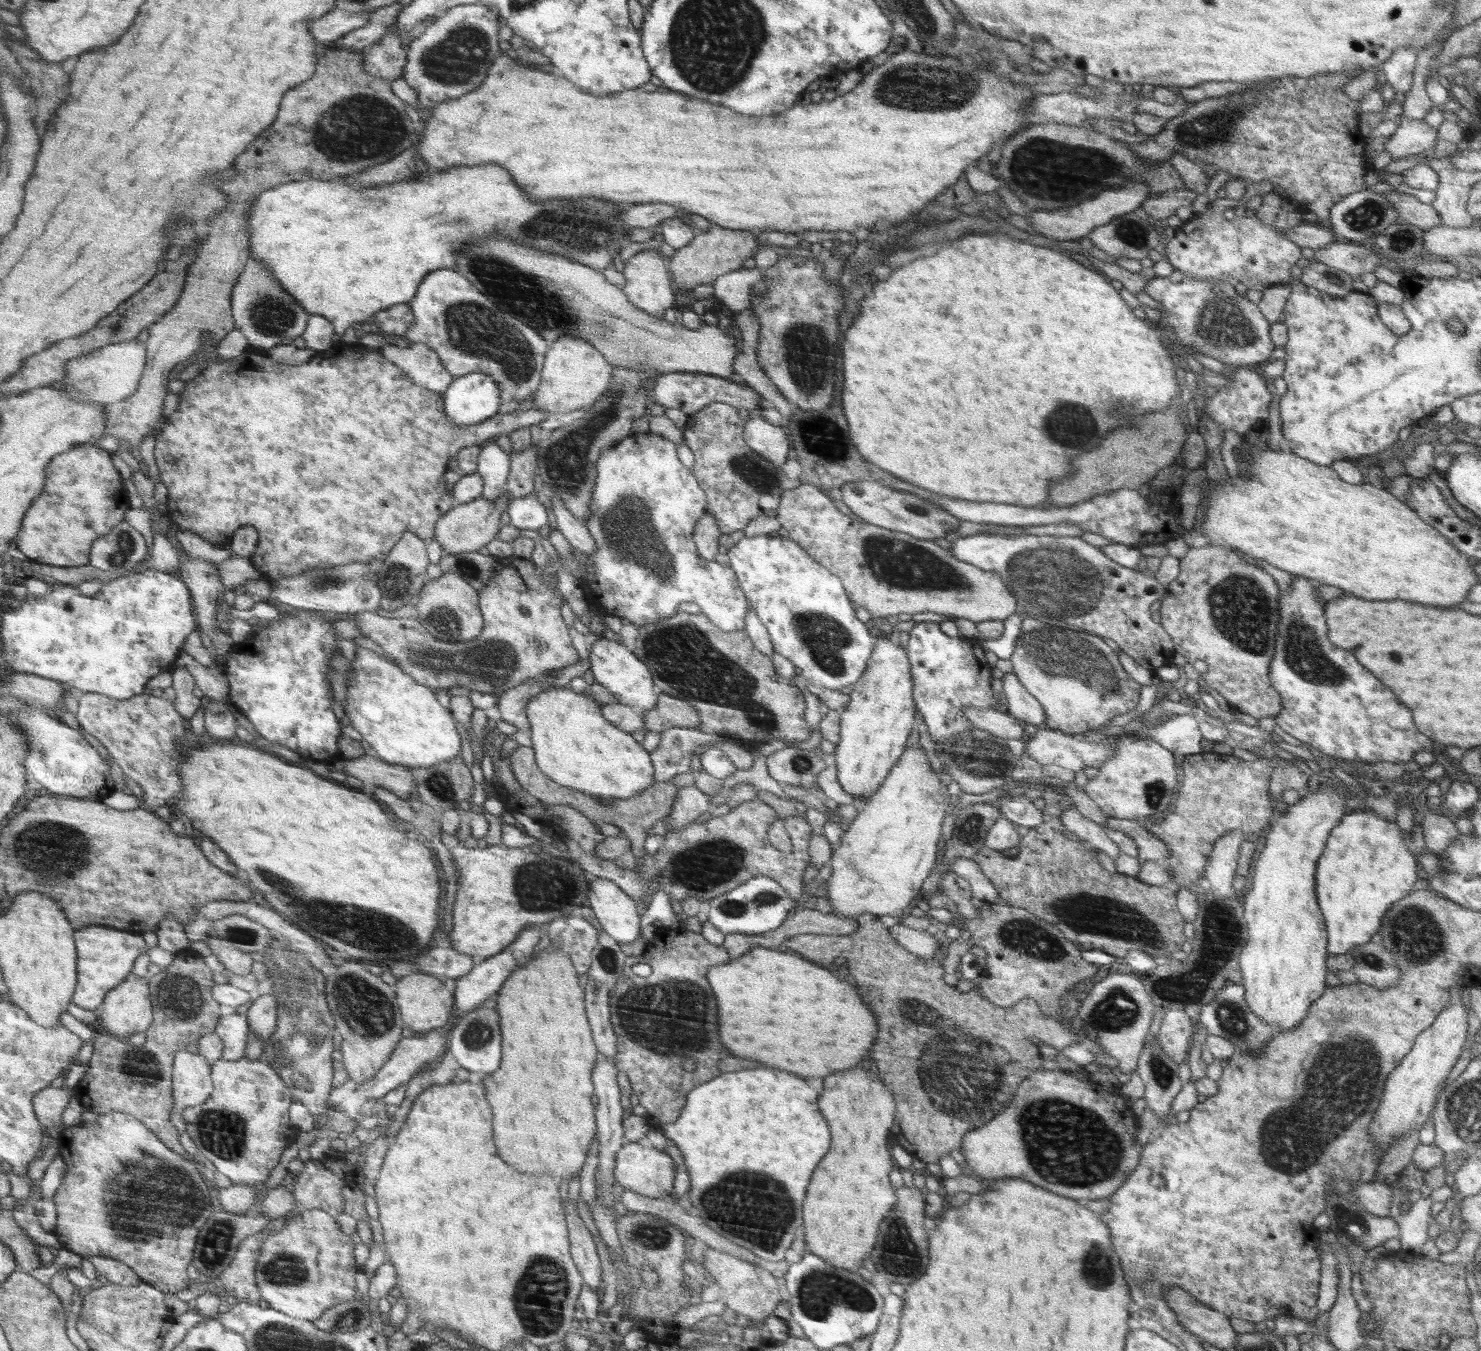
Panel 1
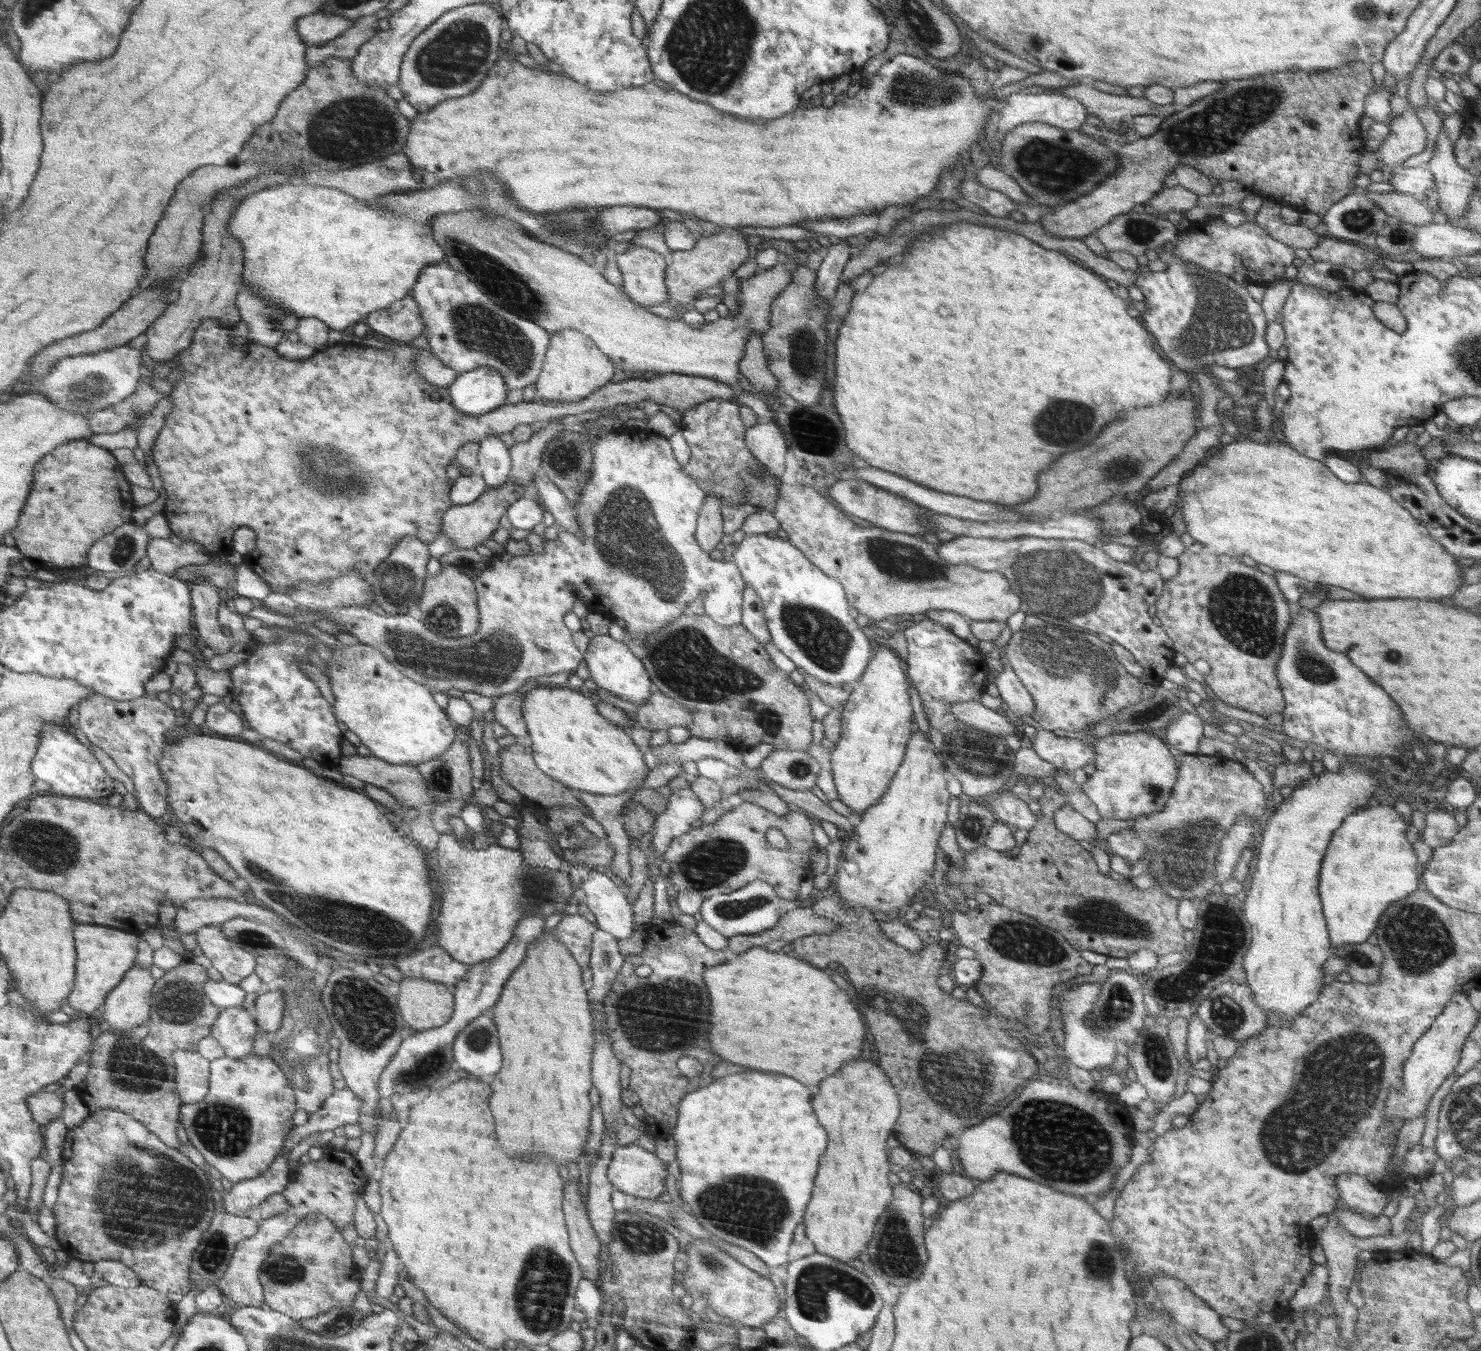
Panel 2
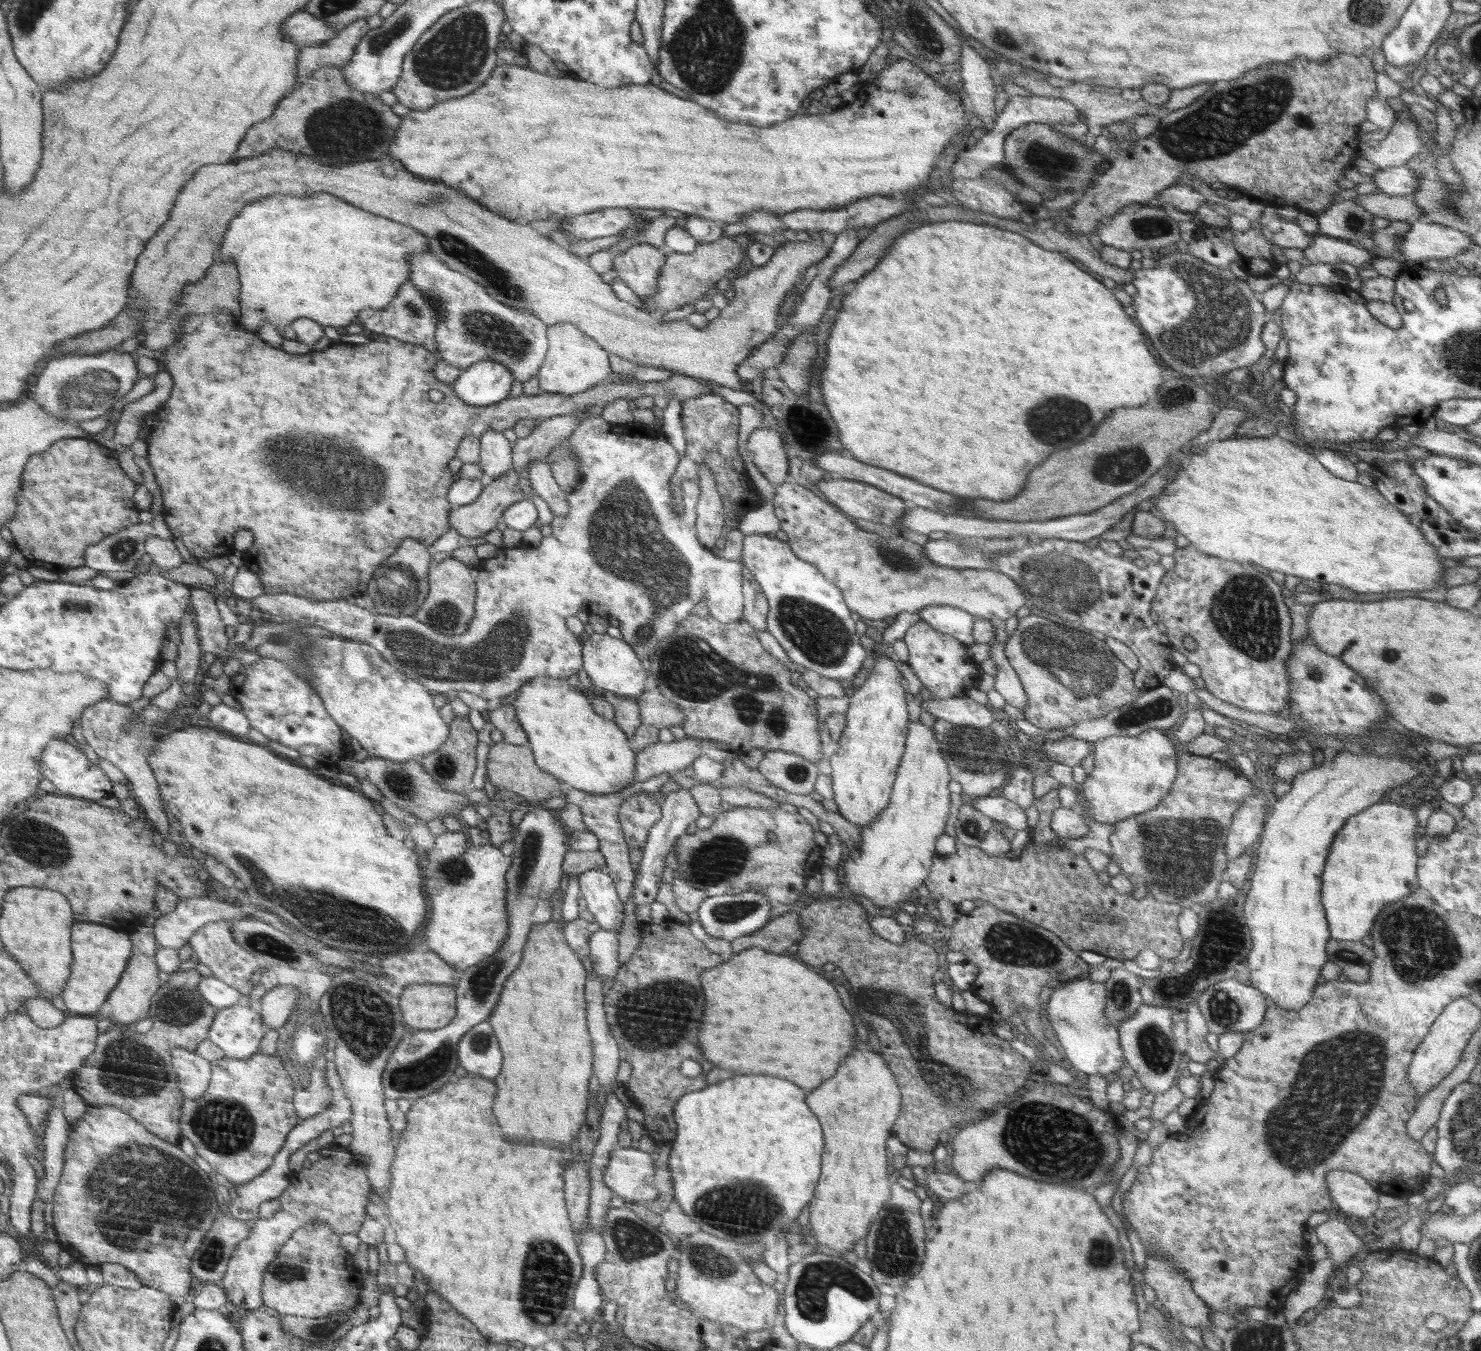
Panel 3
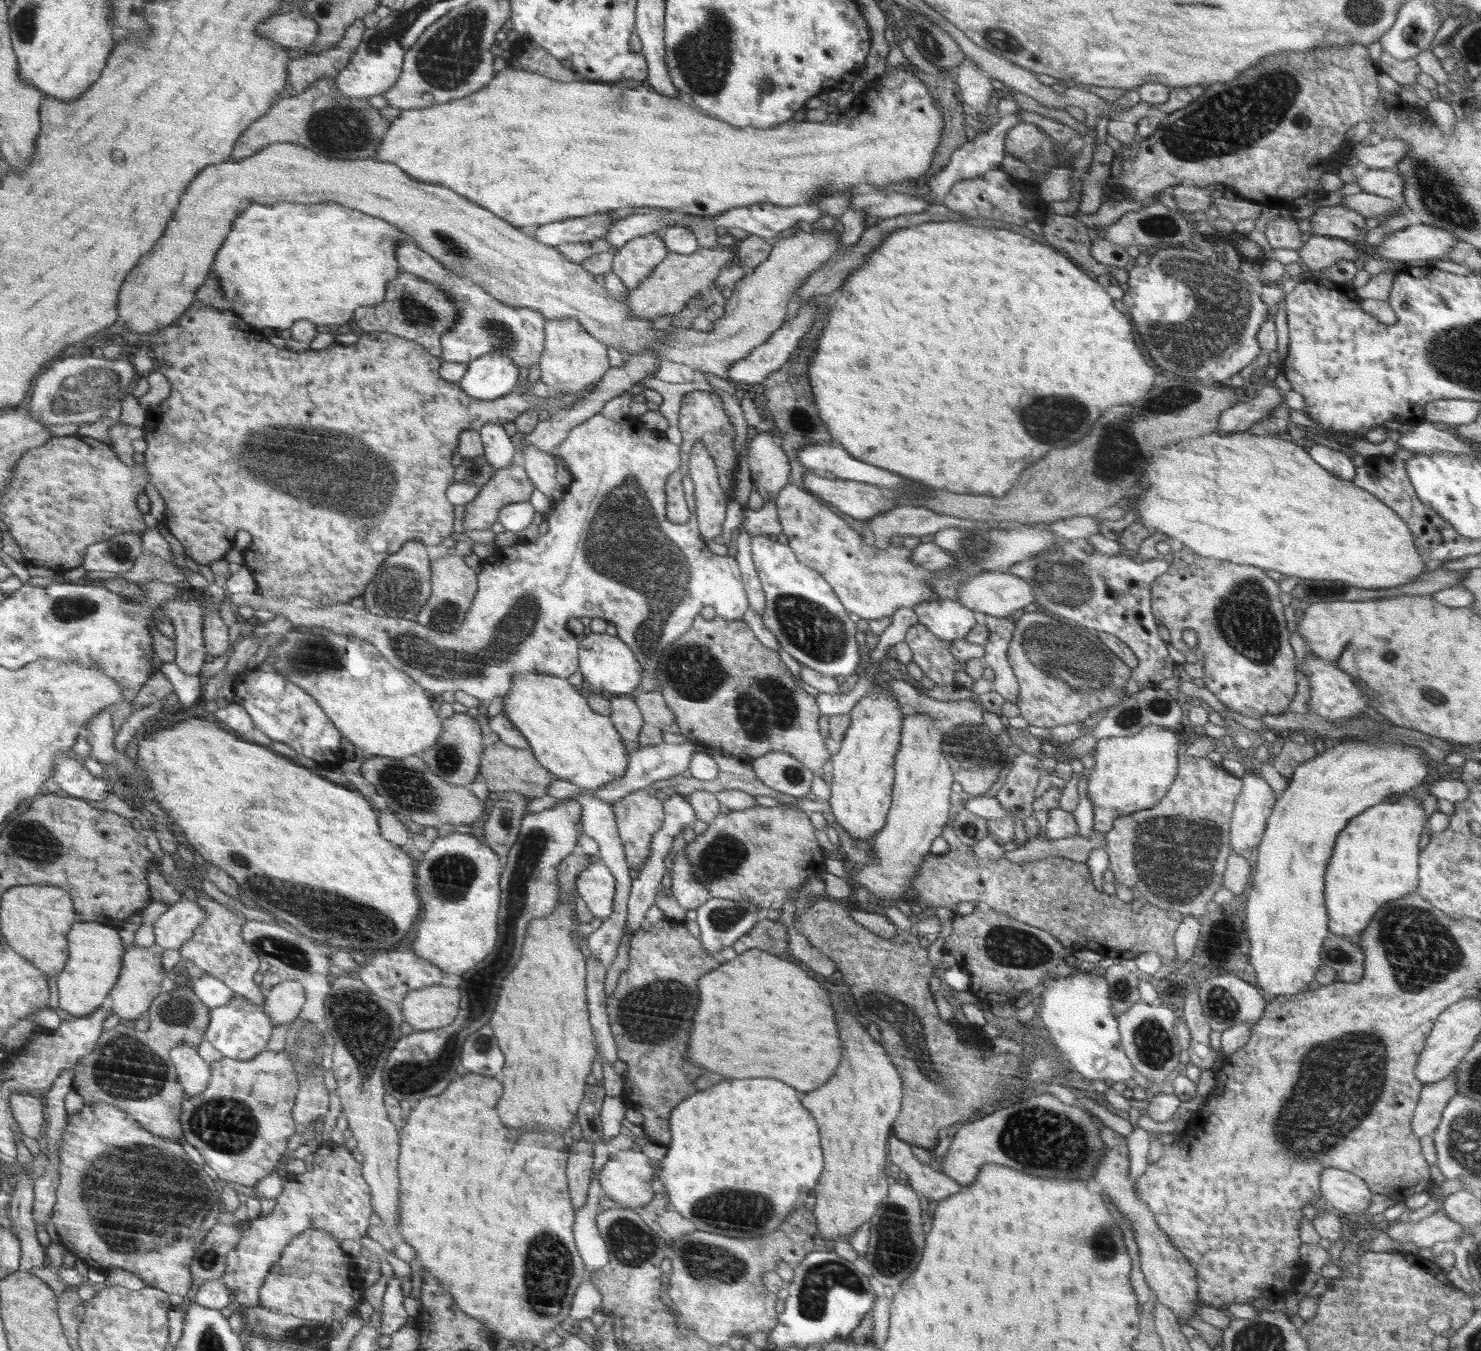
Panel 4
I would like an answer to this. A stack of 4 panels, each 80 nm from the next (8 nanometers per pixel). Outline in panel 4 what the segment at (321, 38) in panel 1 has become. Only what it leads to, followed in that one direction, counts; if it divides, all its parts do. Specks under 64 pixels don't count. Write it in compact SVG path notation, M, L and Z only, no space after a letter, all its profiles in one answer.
M298 10L278 14L257 26L257 34L287 48L310 46L318 36L318 23L314 18L304 18Z

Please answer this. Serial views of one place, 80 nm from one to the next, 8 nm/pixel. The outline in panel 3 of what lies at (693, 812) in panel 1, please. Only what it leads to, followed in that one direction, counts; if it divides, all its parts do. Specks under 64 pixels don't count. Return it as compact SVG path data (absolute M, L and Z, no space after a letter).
M688 789L668 793L660 805L660 820L657 820L650 829L646 845L643 846L644 856L642 856L642 862L640 862L640 878L635 878L634 880L633 899L636 910L642 905L650 905L655 902L659 888L658 881L661 880L665 861L672 849L672 845L676 843L678 837L686 834L686 828L690 824L694 824L701 815L694 797L689 793Z

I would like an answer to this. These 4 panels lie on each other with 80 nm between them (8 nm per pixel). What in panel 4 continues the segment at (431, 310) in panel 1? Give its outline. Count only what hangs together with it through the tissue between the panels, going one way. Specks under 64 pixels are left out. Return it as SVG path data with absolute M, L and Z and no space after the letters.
M402 241L395 250L398 254L400 270L414 273L433 285L443 288L457 304L459 320L442 336L442 353L440 359L446 362L468 364L489 352L500 351L511 356L510 360L520 368L530 370L538 364L544 350L544 327L546 317L531 308L514 308L496 300L492 292L484 292L480 285L469 278L463 278L448 271L431 253L424 252L412 241Z

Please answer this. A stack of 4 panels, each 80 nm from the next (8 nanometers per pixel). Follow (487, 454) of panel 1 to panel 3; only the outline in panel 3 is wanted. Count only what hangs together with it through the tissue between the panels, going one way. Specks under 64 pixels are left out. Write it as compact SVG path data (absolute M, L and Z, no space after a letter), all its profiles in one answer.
M498 430L488 431L479 438L480 458L484 474L490 478L505 475L513 468L513 443L509 442L503 432Z

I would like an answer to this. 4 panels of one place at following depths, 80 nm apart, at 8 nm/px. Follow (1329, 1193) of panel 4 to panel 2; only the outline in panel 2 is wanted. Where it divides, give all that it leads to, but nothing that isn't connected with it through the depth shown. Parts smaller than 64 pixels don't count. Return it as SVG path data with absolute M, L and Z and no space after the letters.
M1341 1174L1335 1178L1339 1204L1352 1212L1378 1216L1388 1204L1387 1193L1380 1186L1368 1182L1366 1177Z

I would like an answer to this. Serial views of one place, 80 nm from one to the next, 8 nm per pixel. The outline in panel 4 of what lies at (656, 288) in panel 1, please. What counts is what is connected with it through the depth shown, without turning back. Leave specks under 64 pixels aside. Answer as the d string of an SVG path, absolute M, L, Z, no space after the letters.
M658 234L639 236L618 249L613 258L612 272L627 289L639 286L654 268L666 258L666 244Z

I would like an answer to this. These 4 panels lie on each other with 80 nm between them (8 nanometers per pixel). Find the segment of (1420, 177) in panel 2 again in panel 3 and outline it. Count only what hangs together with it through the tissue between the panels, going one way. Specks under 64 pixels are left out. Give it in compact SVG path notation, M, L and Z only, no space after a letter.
M1401 165L1380 169L1373 174L1377 192L1388 196L1411 195L1417 188L1417 174Z

